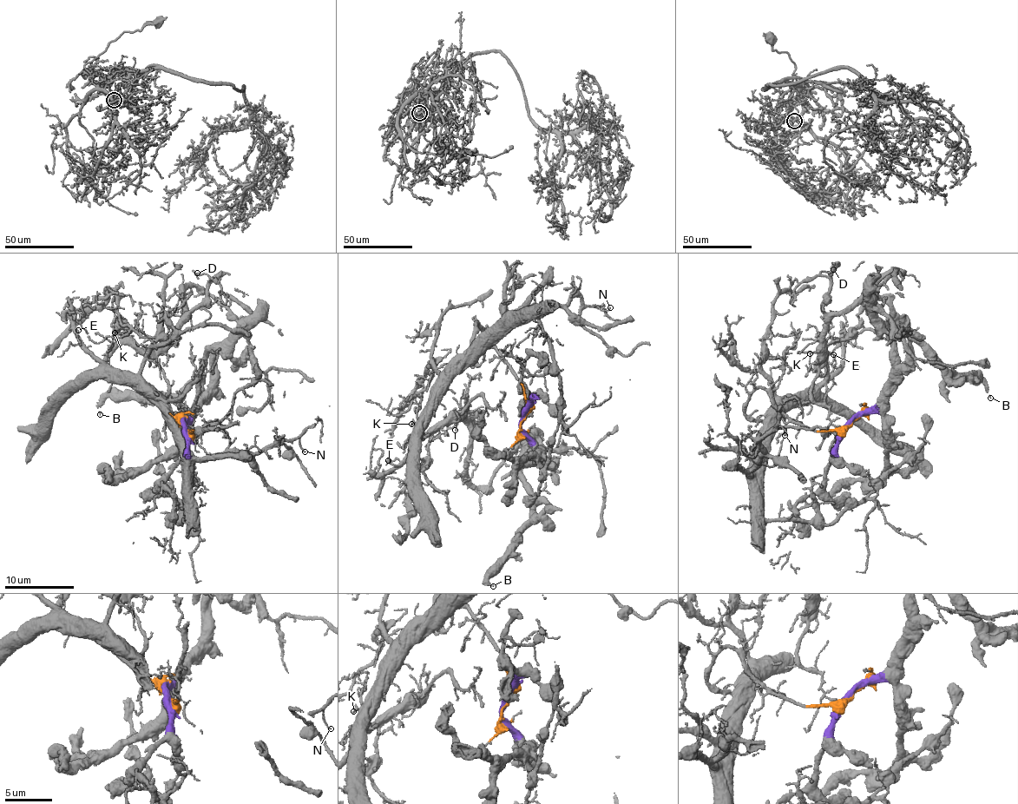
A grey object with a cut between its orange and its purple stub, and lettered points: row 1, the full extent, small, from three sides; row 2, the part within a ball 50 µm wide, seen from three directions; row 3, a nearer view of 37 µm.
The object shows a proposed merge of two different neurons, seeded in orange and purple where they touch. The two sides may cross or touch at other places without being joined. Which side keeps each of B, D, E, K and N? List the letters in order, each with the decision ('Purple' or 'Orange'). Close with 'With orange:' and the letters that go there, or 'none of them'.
B: Purple
D: Orange
E: Orange
K: Orange
N: Orange
With orange: D, E, K, N

